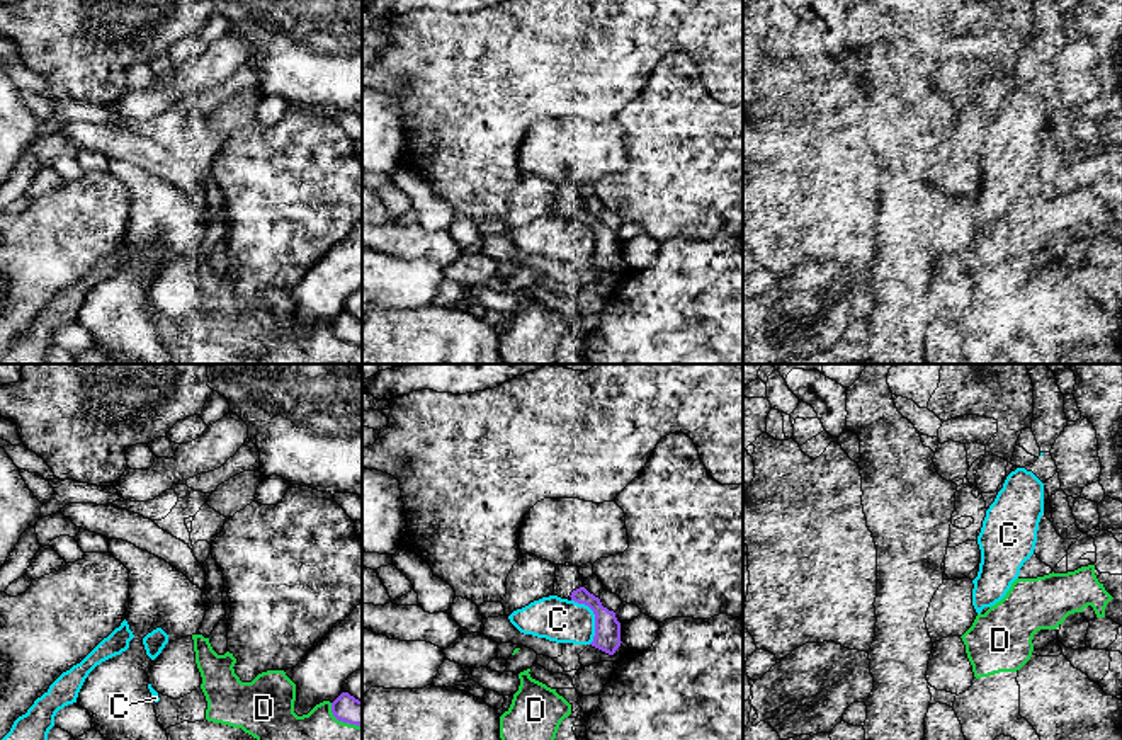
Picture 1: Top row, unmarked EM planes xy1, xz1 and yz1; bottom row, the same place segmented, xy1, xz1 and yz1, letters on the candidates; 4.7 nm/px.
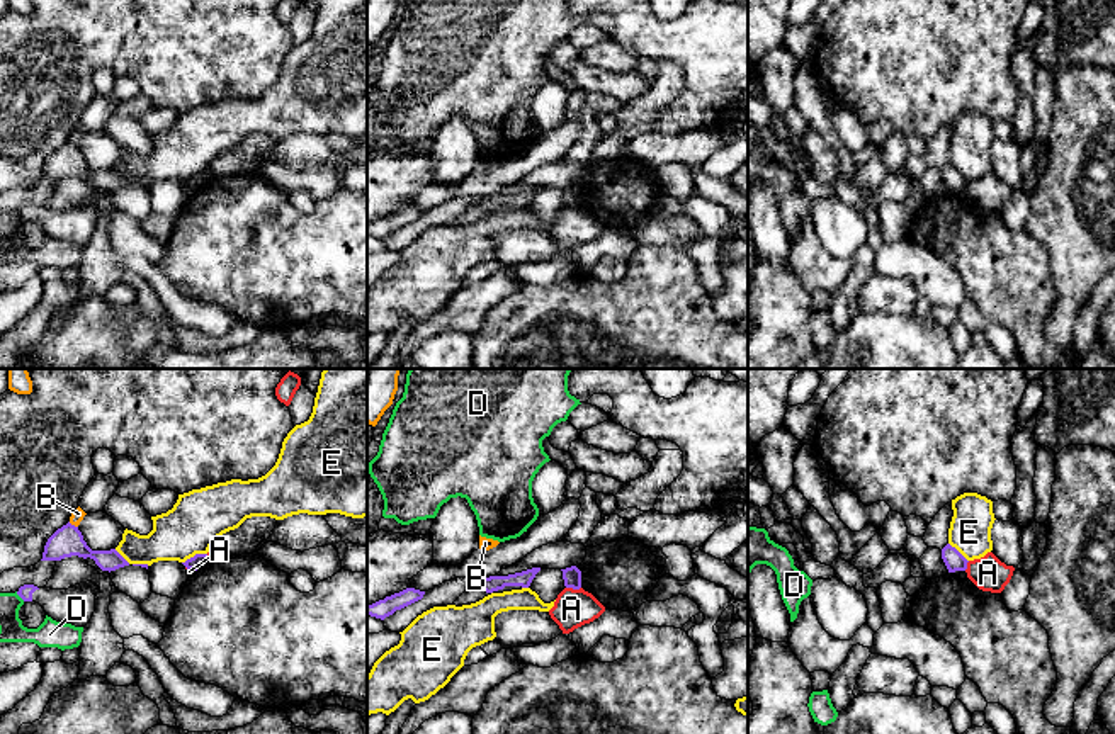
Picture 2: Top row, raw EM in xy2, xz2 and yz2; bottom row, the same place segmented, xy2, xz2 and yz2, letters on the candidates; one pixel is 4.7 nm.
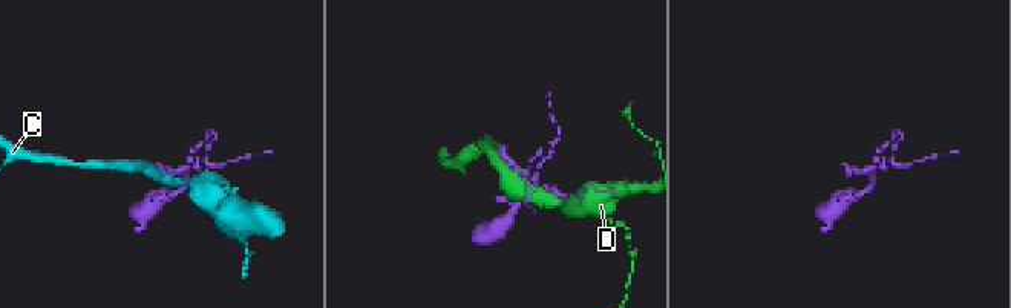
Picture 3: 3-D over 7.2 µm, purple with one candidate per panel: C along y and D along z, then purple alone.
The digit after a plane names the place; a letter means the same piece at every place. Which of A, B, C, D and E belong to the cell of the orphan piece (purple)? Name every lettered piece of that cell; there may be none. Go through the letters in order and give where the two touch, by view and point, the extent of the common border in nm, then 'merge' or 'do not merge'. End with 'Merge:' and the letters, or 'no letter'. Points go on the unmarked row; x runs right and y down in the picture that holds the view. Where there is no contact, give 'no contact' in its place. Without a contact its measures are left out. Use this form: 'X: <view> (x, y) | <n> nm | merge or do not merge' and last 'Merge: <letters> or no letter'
A: xz2 (573, 208) | 70 nm | do not merge
B: xy2 (73, 145) | 50 nm | do not merge
C: xz1 (595, 237) | 240 nm | do not merge
D: xy1 (342, 339) | 190 nm | do not merge
E: xy2 (196, 174) | 130 nm | do not merge
Merge: no letter

